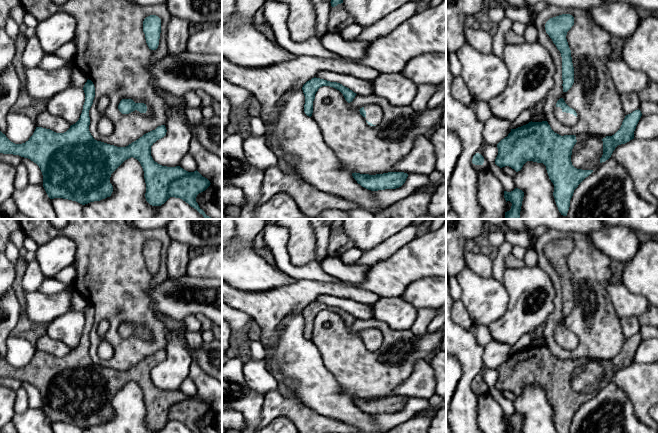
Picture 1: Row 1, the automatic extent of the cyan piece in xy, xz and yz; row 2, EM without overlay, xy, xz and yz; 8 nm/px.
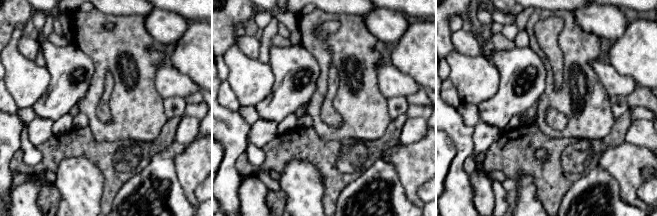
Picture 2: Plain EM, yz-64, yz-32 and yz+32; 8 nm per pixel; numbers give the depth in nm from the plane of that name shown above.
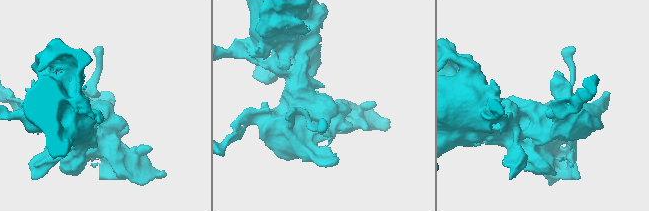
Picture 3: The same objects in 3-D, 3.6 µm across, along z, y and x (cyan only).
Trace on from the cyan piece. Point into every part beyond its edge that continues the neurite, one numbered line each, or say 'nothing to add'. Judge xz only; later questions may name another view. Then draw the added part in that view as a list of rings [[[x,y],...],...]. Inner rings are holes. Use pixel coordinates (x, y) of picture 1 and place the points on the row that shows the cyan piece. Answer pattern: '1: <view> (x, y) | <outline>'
1: xz (373, 115) | [[[366,105],[364,110],[366,111],[366,120],[368,122],[373,125],[378,125],[380,123],[382,114],[377,105]]]

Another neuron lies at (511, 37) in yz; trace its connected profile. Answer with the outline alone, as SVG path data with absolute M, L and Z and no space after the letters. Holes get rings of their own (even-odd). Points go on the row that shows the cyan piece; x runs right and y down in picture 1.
M510 29L505 34L505 44L519 45L525 42L523 36L518 35L515 31Z

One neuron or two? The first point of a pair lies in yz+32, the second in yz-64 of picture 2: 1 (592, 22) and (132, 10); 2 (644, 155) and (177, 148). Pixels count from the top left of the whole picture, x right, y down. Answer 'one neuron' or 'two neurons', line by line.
1: two neurons
2: two neurons

